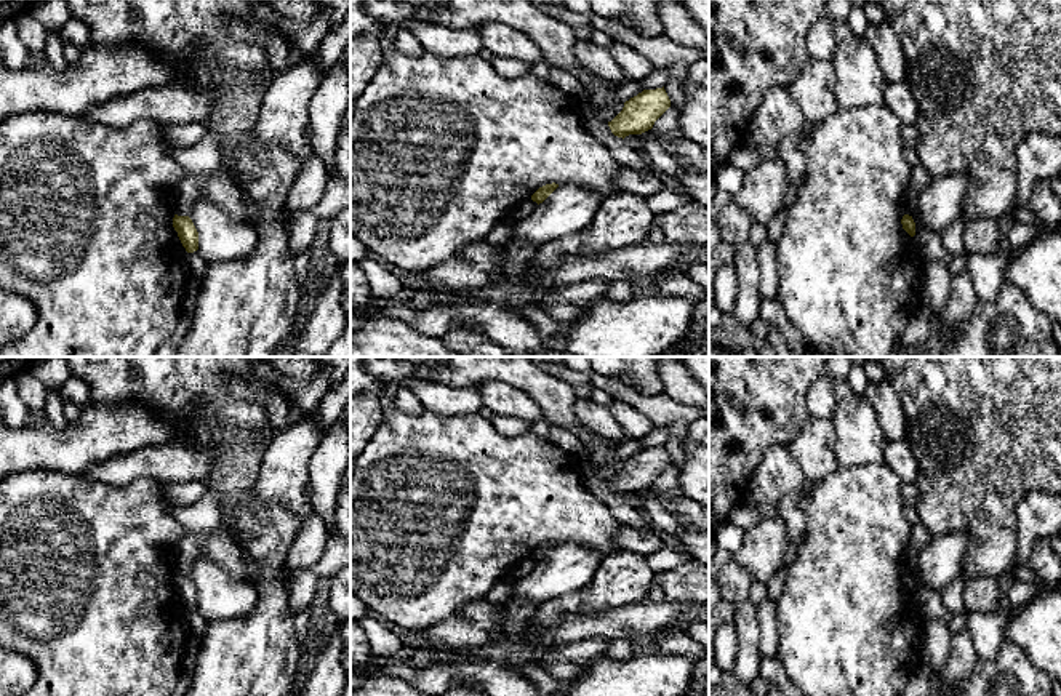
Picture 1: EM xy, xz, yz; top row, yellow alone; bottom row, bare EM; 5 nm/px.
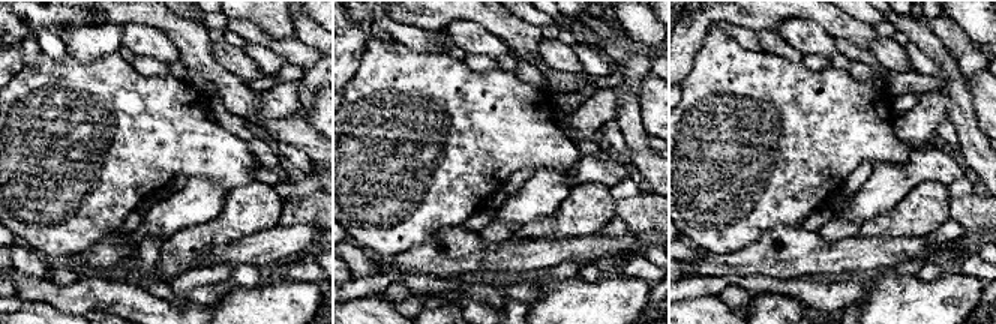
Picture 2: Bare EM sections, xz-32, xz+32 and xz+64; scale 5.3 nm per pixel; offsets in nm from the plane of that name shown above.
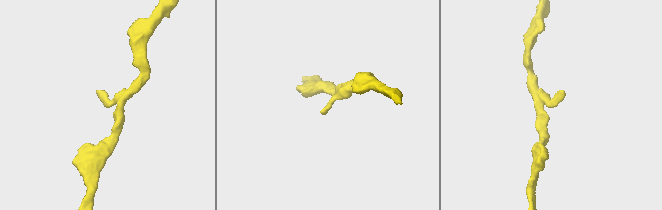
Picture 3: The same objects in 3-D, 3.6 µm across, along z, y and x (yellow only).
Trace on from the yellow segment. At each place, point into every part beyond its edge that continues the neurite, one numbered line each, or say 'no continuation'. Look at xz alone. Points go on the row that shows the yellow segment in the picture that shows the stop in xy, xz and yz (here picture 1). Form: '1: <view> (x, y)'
no continuation

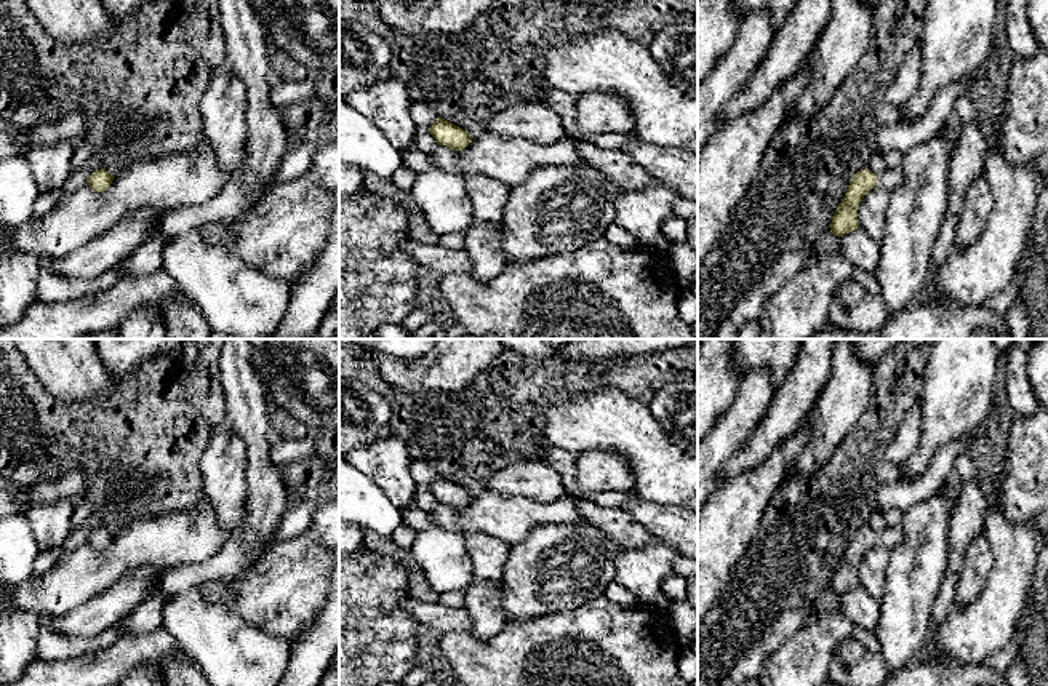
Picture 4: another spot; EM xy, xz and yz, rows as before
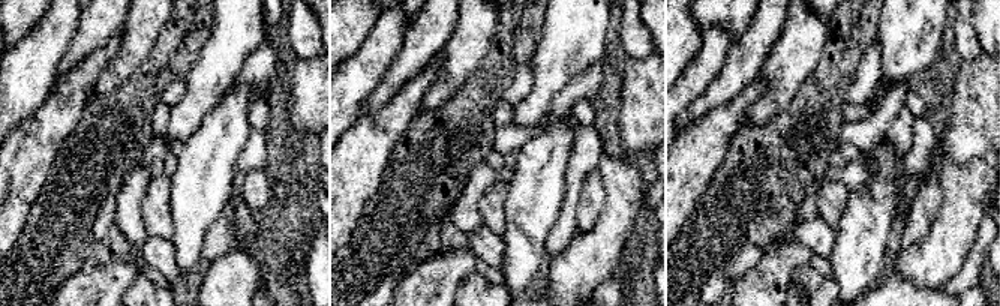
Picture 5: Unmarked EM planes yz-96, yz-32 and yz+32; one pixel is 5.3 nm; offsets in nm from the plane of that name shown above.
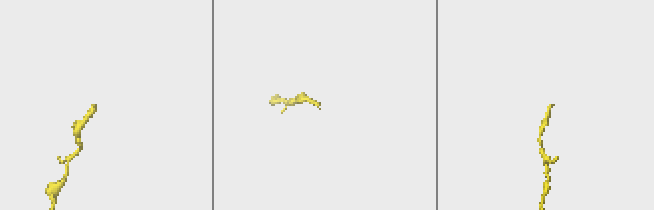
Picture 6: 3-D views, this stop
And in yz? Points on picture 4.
1: yz (890, 179)

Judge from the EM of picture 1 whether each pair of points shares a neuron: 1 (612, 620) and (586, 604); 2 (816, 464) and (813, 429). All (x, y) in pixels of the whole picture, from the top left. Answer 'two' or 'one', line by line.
1: two
2: one

